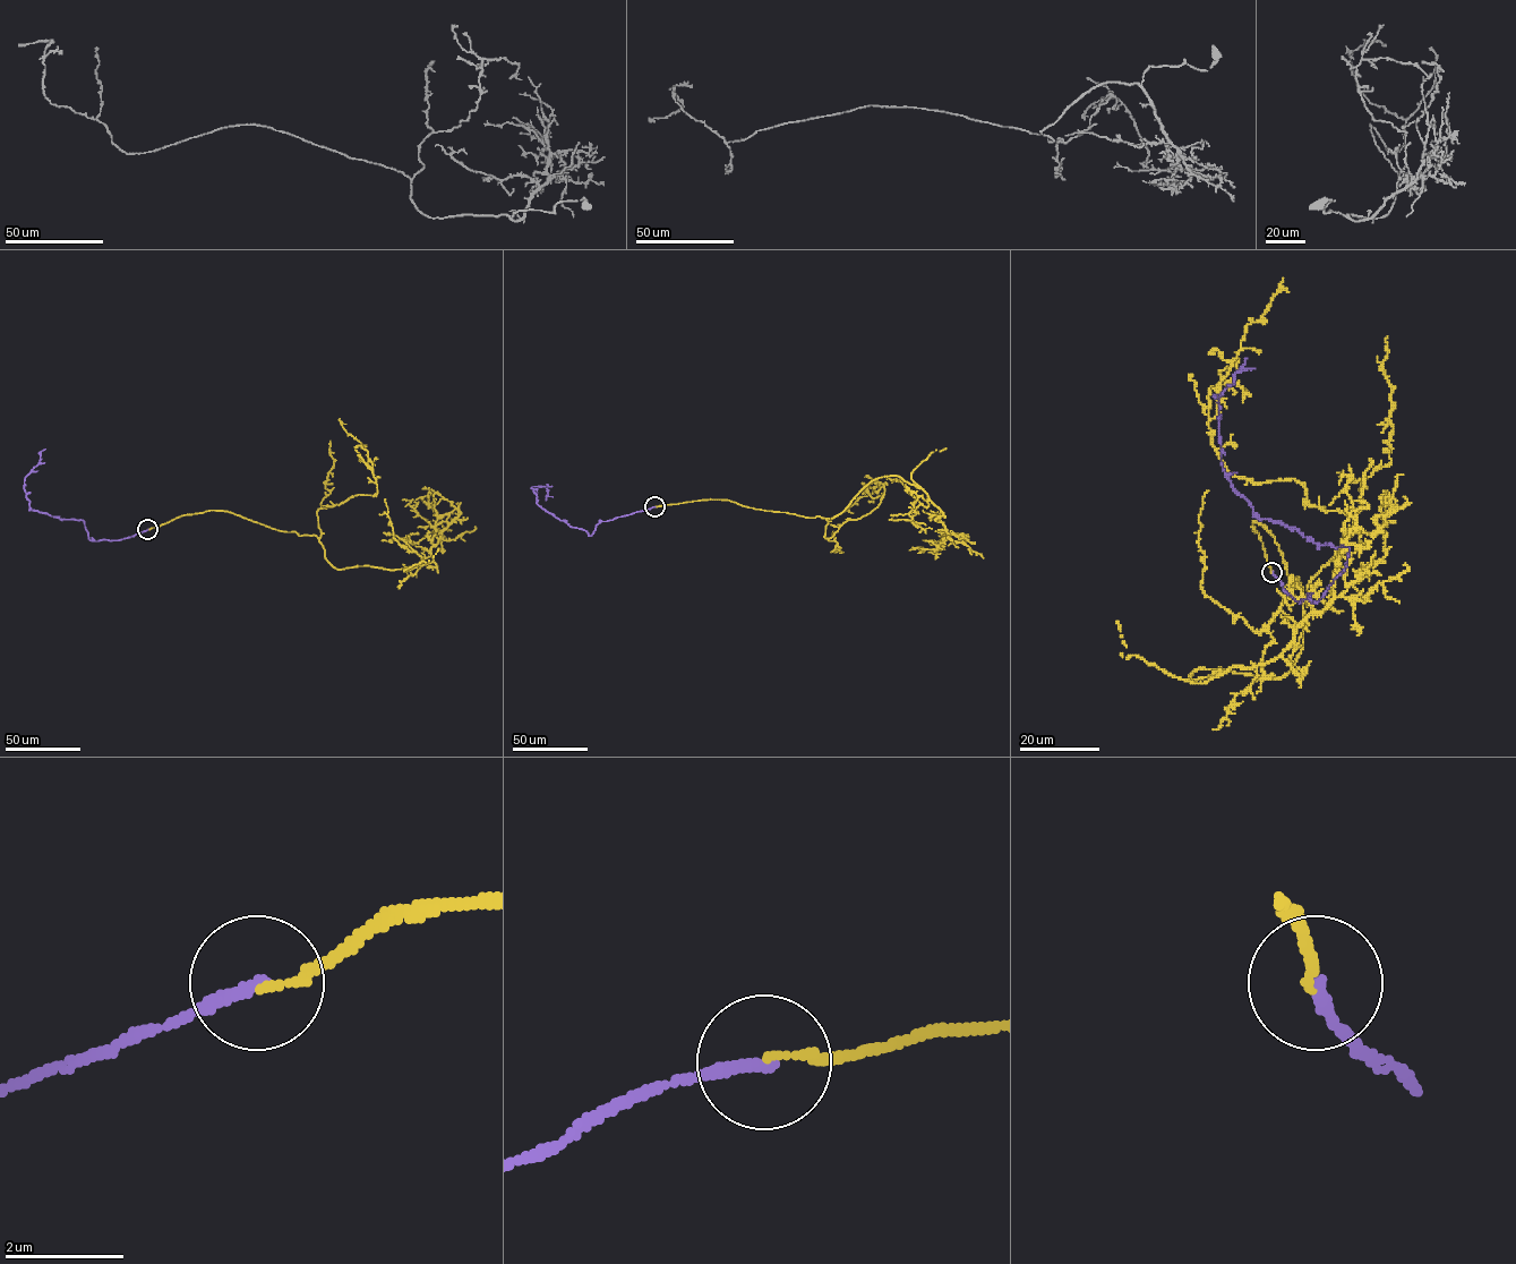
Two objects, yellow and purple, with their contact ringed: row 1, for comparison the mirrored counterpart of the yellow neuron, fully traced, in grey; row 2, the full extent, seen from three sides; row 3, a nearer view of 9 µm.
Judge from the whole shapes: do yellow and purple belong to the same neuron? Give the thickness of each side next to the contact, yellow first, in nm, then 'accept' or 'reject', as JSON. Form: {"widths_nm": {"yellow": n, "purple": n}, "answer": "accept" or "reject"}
{"widths_nm": {"yellow": 100, "purple": 200}, "answer": "accept"}

